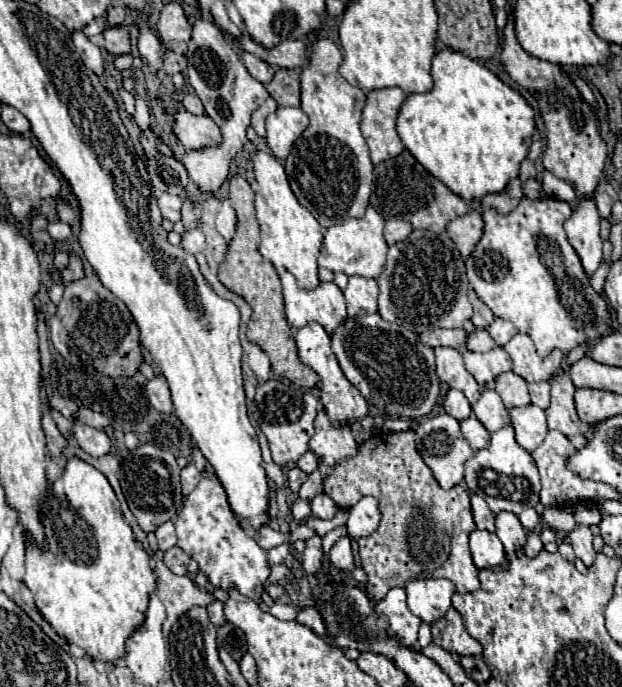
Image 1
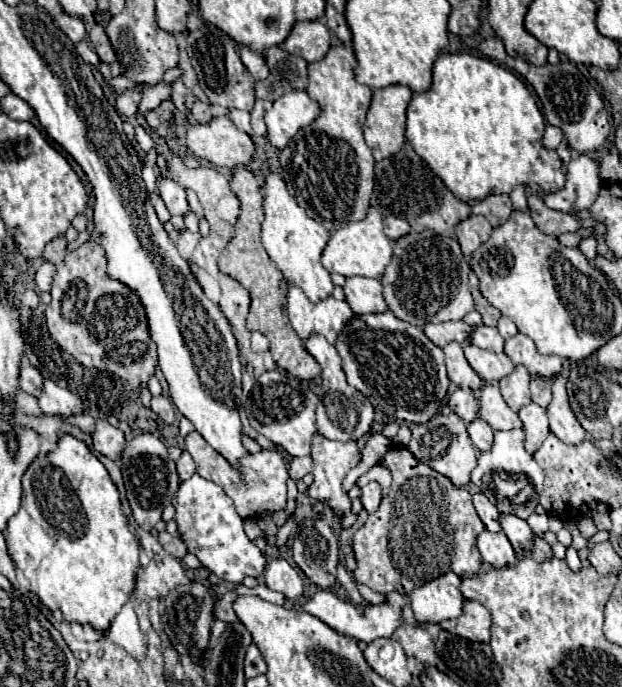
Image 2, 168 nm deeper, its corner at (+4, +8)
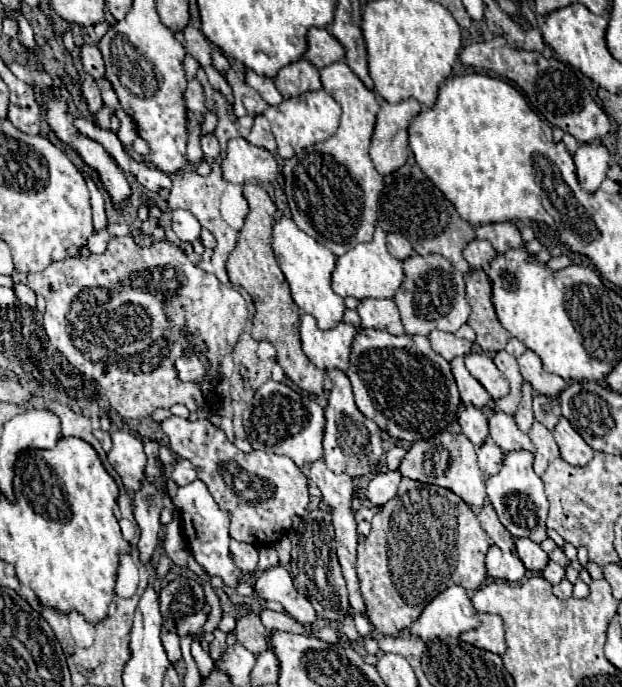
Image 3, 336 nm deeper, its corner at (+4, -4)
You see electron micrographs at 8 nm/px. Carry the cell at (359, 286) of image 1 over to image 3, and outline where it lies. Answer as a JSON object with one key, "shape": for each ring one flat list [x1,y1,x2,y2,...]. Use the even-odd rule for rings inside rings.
{"shape":[[362,300,358,304,358,314,364,328,380,328,390,334,404,334,400,312,394,300]]}

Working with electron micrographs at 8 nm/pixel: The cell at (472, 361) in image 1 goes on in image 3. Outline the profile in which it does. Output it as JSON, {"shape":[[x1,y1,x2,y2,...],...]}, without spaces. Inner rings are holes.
{"shape":[[466,354,464,360,466,360,468,372,488,390,488,394,494,400,500,400,502,396,506,396,510,392,508,380,496,368,492,356,488,356,488,354]]}

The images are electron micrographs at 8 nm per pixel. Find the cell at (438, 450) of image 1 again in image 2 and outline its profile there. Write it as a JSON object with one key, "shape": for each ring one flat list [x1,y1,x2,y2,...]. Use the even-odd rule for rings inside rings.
{"shape":[[436,414,426,424,416,424,412,428,412,440,408,444,408,450,424,464,446,476,454,486,464,486,470,482,470,472,476,466,476,452,468,438,466,424,462,418,452,414]]}

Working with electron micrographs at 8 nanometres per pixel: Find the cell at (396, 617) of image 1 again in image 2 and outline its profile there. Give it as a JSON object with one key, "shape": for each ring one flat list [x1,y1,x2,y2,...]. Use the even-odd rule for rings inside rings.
{"shape":[[318,590,310,600,302,604,304,612,310,612,312,616,320,618,324,624,328,624,332,630,338,634,362,640,362,642,372,642,376,638,390,638,400,624,404,624,402,610,408,606,408,598,400,592,390,592,386,594,386,602,382,604,352,604,350,600,342,600,334,596,330,590]]}

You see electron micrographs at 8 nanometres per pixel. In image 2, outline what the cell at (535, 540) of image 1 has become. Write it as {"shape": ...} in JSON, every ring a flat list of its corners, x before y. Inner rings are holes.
{"shape":[[534,536,534,546,532,546,532,558,538,560,538,562,544,562,548,558,552,558,552,550,550,550,550,544,540,538,540,536]]}

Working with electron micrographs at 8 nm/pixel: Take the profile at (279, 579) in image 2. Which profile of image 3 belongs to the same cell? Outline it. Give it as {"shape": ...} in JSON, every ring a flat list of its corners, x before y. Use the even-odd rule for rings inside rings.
{"shape":[[274,566,262,572,254,584,254,590,264,600,280,602,286,614,290,614,300,624,312,626,316,622,316,612,310,600,306,600,306,596,294,588,290,574,282,566]]}

